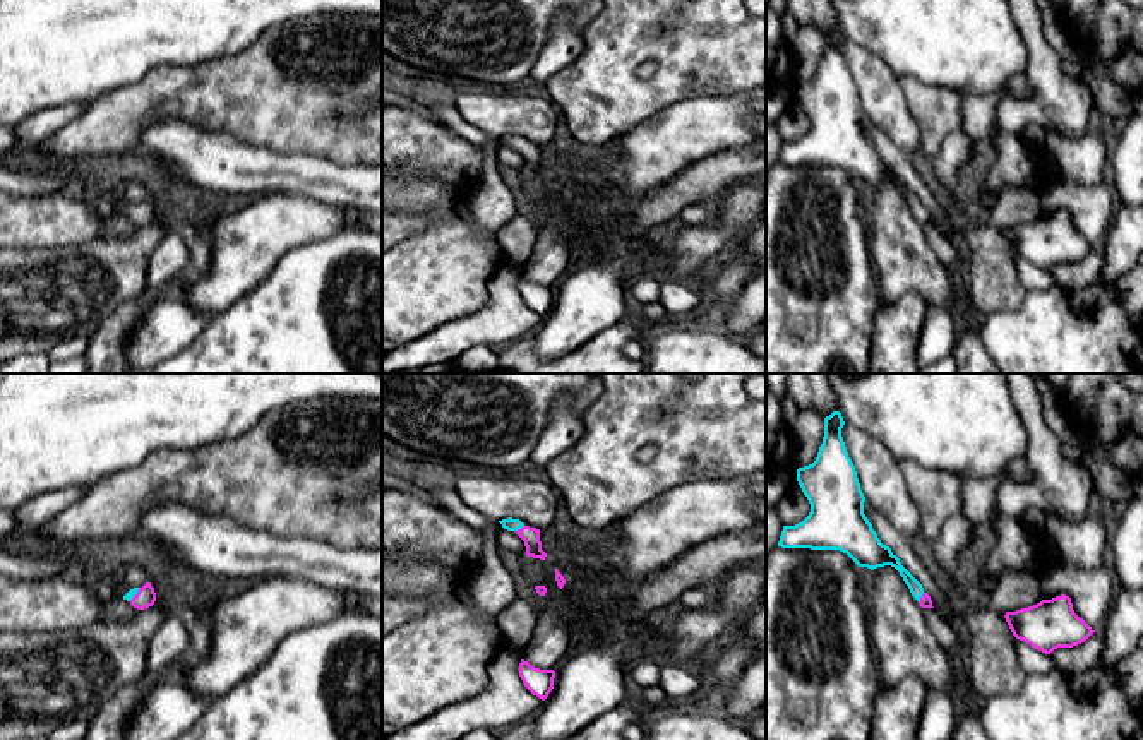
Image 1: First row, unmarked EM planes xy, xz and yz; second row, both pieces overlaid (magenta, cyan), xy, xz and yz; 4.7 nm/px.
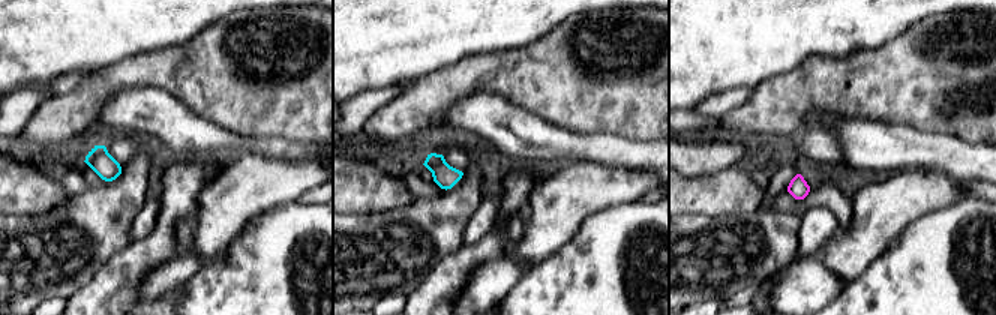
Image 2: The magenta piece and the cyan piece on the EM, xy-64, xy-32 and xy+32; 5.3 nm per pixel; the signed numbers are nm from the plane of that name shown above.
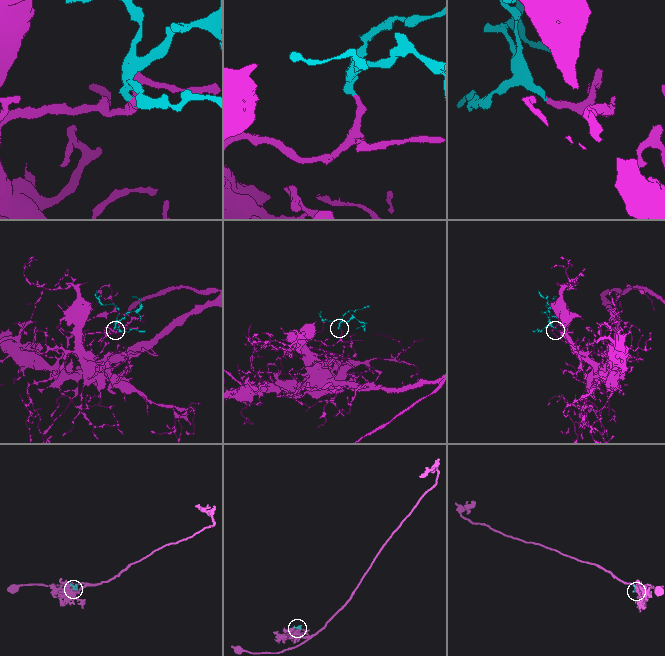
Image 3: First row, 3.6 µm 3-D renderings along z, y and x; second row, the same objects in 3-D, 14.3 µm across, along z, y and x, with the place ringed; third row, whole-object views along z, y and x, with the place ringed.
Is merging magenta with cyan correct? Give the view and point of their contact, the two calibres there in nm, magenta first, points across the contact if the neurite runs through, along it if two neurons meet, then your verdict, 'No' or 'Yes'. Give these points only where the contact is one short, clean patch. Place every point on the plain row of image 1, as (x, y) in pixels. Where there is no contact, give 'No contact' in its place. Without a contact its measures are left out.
Touches magenta at xz (521, 144). Thickness 80 nm (magenta) against 60 nm. Path across: xz (528, 151), (521, 144), (511, 141). Yes

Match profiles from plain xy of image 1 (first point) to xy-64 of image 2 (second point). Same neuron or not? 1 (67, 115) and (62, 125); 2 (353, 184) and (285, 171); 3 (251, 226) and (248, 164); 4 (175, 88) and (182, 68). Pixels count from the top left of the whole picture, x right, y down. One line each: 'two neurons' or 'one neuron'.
1: two neurons
2: two neurons
3: one neuron
4: one neuron

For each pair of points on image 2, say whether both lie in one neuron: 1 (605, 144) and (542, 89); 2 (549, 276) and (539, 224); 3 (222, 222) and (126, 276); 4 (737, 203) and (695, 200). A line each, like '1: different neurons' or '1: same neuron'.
1: different neurons
2: different neurons
3: different neurons
4: same neuron

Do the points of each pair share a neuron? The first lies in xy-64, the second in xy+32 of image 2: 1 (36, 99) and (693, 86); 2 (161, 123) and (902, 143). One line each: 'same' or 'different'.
1: different
2: same

